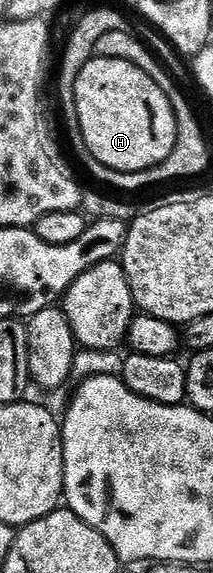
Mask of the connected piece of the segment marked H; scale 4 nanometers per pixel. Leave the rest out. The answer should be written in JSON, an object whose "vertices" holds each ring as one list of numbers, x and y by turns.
{"vertices":[[94,56,76,80,76,110,86,147,114,171,137,173,162,163,174,149,176,121,166,95,134,63]]}

